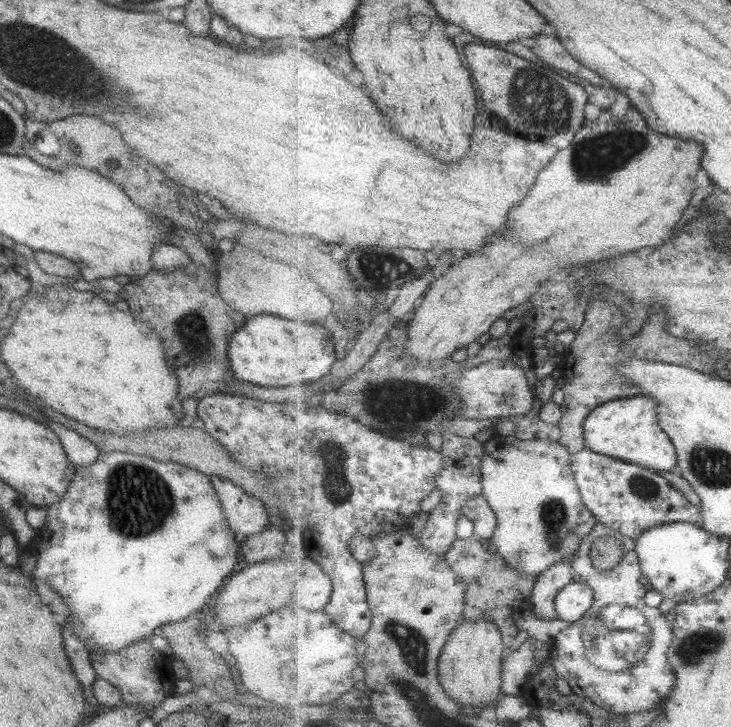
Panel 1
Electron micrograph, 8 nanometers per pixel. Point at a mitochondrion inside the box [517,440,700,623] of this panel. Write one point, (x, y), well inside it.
(554, 513)

